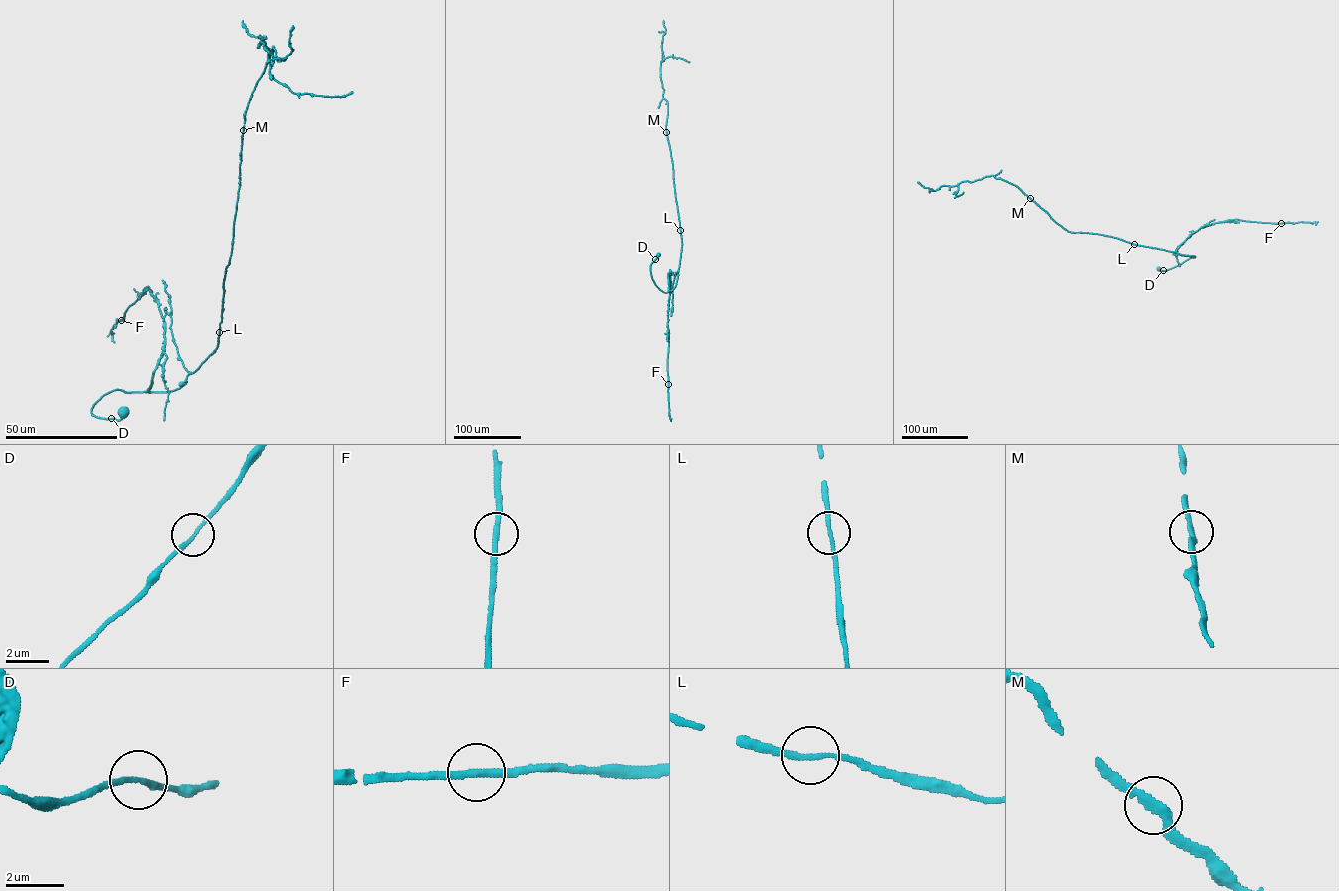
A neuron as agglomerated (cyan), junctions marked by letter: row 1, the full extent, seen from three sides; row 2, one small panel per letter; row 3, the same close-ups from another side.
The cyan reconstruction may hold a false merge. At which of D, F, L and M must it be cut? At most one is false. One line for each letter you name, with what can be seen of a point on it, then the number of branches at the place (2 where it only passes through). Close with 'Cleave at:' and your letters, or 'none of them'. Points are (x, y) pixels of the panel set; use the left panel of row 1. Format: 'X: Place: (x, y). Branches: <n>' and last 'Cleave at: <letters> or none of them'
Cleave at: none of them

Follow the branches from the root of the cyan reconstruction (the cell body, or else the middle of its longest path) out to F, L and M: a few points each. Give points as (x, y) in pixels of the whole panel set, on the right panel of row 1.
F: (1159, 268), (1166, 270), (1194, 257), (1180, 255), (1176, 250), (1201, 228), (1235, 219), (1281, 223)
L: (1159, 268), (1166, 270), (1195, 256), (1134, 244)
M: (1159, 268), (1166, 270), (1195, 256), (1101, 234), (1068, 231), (1030, 198)

